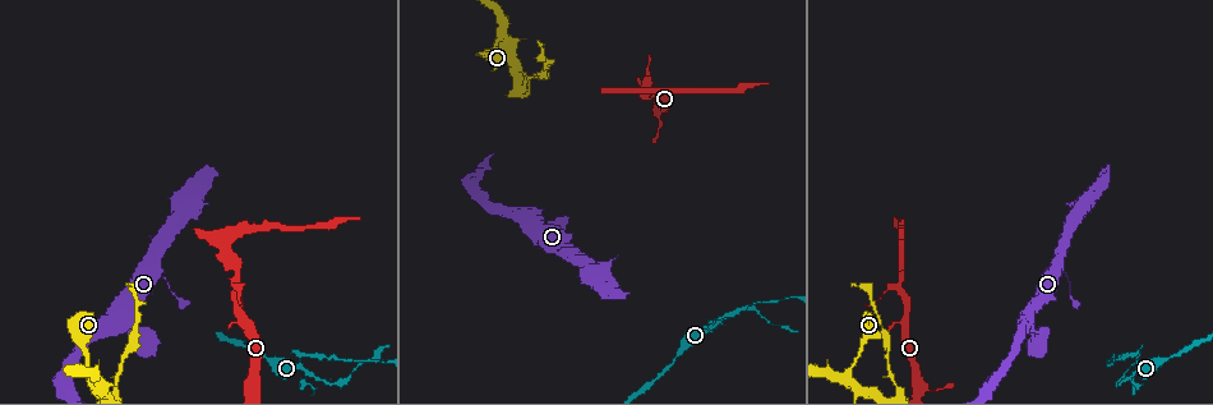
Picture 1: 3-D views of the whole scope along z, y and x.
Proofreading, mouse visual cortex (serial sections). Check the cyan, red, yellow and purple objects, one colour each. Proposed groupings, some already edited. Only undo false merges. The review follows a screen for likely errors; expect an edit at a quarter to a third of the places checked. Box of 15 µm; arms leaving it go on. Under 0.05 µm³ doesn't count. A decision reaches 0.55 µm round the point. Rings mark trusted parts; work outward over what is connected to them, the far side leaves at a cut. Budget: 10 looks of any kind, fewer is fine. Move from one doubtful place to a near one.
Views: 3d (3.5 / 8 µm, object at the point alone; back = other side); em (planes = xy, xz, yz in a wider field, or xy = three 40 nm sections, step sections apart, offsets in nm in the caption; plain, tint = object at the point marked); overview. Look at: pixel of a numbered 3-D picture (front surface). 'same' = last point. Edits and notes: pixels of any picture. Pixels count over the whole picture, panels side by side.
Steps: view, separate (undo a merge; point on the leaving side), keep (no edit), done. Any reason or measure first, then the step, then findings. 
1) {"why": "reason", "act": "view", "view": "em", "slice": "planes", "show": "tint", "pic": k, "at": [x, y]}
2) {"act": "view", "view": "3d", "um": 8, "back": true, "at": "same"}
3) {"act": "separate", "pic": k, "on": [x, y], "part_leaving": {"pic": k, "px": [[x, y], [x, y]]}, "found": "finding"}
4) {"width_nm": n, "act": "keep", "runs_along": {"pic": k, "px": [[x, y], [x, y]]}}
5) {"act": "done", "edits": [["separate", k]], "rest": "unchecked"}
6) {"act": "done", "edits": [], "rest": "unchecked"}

{"why": "sharp bend", "act": "view", "view": "3d", "um": 3.5, "back": true, "pic": 1, "at": [114, 389]}

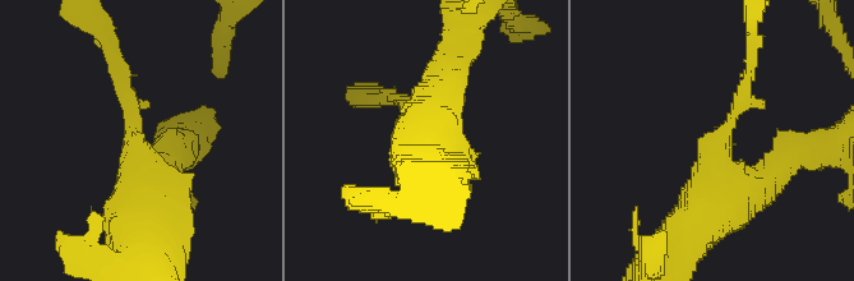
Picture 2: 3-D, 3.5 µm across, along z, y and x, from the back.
{"why": "shape alone is not enough", "act": "view", "view": "em", "slice": "xy", "step": 3, "show": "tint", "pic": 2, "at": [131, 131]}

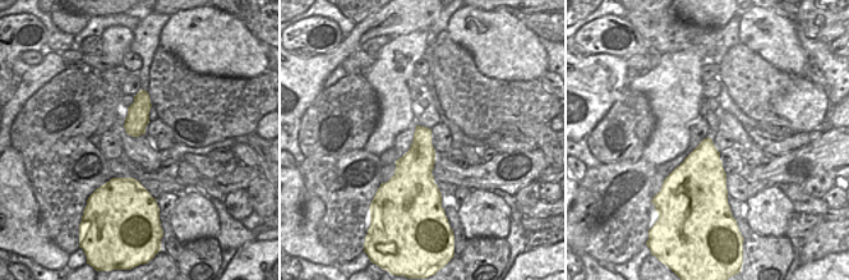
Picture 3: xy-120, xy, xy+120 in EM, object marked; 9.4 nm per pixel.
{"act": "separate", "pic": 2, "on": [124, 72], "part_leaving": {"pic": 2, "px": [[135, 113], [100, 30]]}, "found": "a second cell is stuck on"}

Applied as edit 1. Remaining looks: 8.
{"act": "view", "view": "overview"}

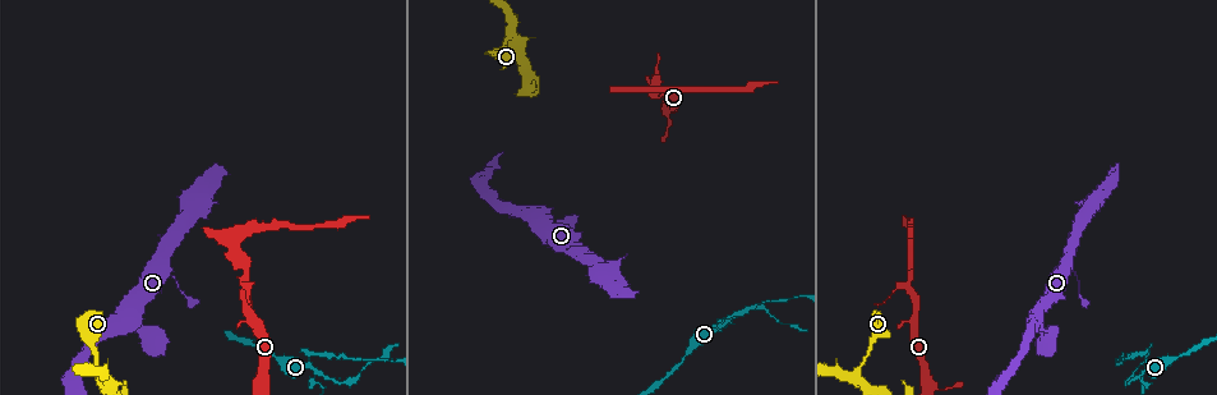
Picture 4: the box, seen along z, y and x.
{"why": "a fork", "act": "view", "view": "3d", "um": 3.5, "pic": 4, "at": [653, 84]}

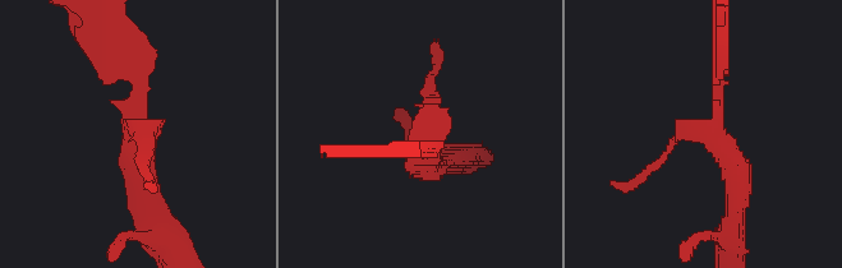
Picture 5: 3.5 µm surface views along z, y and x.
{"act": "view", "view": "em", "slice": "xy", "step": 2, "show": "tint", "pic": 5, "at": [717, 138]}

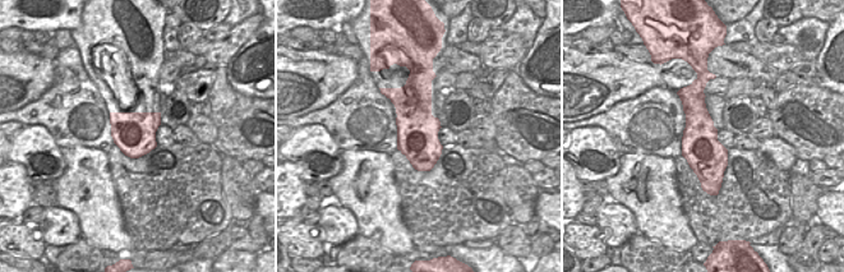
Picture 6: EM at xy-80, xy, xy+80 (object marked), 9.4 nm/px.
{"act": "keep", "found": "all the same cell"}

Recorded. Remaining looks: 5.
{"why": "abrupt turn", "act": "view", "view": "3d", "um": 3.5, "pic": 4, "at": [242, 242]}

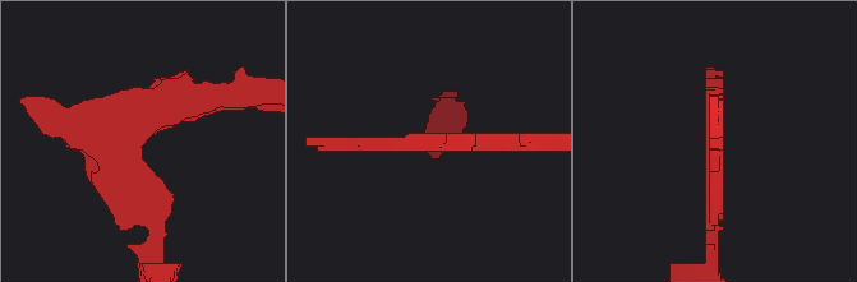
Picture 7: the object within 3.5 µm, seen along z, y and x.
{"why": "need the tissue", "act": "view", "view": "em", "slice": "planes", "show": "tint", "pic": 7, "at": [139, 139]}

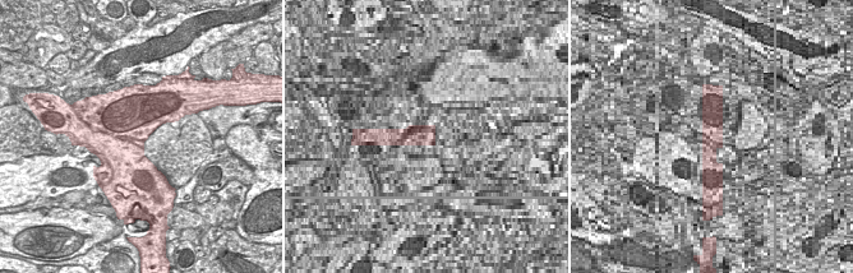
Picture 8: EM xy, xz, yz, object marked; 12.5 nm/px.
{"act": "keep", "runs_along": {"pic": 7, "px": [[152, 220], [137, 140], [219, 101]]}, "found": "one cell here"}

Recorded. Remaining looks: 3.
{"act": "view", "view": "3d", "um": 3.5, "pic": 4, "at": [721, 319]}

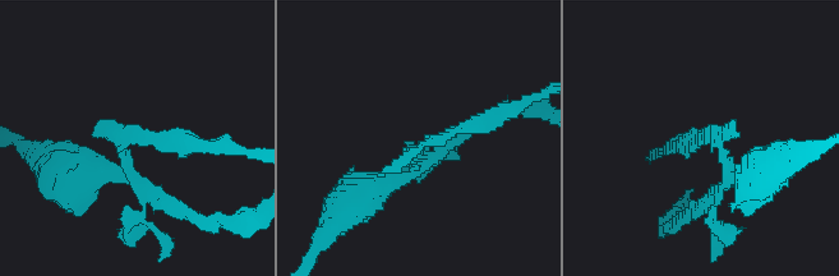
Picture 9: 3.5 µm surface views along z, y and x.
{"why": "now the EM", "act": "view", "view": "em", "slice": "xy", "step": 3, "show": "tint", "pic": 9, "at": [423, 147]}

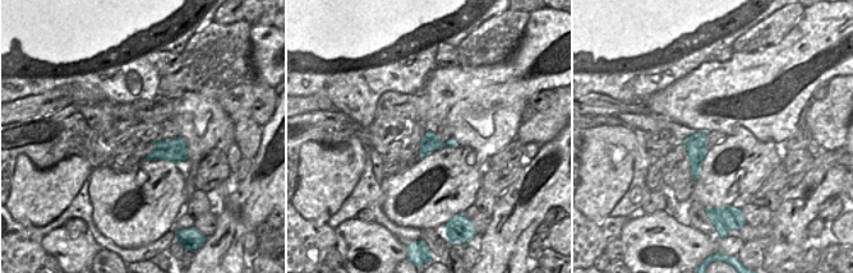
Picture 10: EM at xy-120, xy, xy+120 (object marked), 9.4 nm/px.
{"width_nm": 170, "act": "separate", "pic": 9, "on": [153, 139], "part_leaving": {"pic": 9, "px": [[128, 170], [136, 134], [210, 146]]}, "found": "a second cell is stuck on"}

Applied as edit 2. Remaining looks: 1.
{"act": "done", "edits": [["separate", 2], ["separate", 9]], "rest": "unchecked"}

